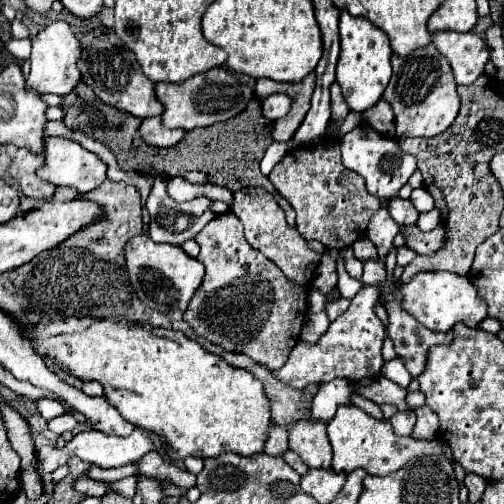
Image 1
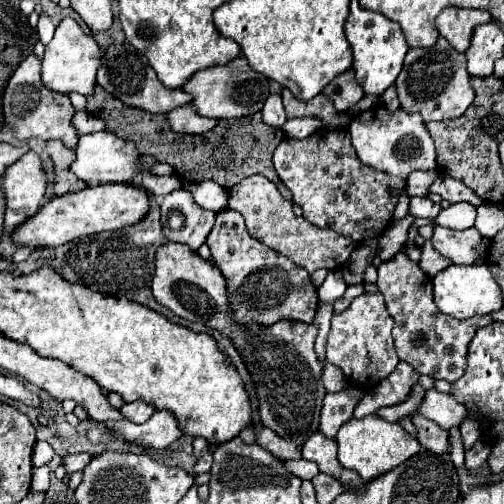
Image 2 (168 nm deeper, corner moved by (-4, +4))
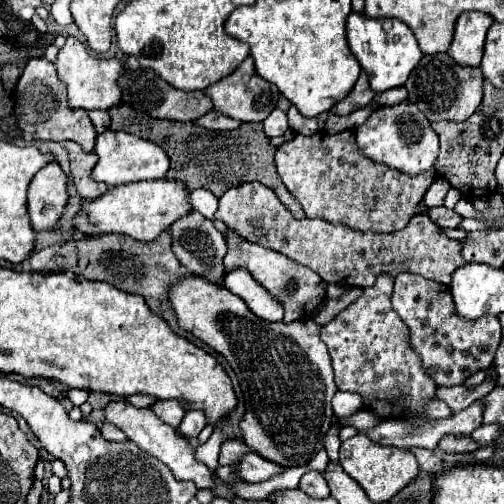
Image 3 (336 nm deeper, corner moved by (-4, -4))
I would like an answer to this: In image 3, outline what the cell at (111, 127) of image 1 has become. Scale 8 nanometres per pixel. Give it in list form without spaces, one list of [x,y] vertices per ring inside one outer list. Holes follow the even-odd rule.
[[[121,104],[121,108],[111,108],[109,114],[113,120],[111,130],[125,130],[125,132],[143,136],[143,138],[159,144],[169,154],[169,158],[171,158],[171,168],[167,172],[169,180],[183,180],[191,190],[205,188],[217,198],[221,198],[221,194],[231,186],[239,186],[241,182],[257,180],[257,182],[265,184],[267,188],[271,188],[295,218],[305,216],[301,204],[297,202],[297,198],[291,196],[291,192],[285,188],[285,184],[281,182],[281,178],[277,174],[275,160],[273,160],[277,148],[273,148],[269,144],[269,138],[263,132],[263,124],[245,122],[237,130],[219,132],[219,130],[201,128],[193,122],[157,120],[157,118],[137,112],[125,104]]]

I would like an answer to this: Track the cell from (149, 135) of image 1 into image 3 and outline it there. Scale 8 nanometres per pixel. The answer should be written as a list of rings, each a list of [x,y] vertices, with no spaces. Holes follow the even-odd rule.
[[[211,110],[211,112],[207,112],[203,118],[199,118],[197,124],[199,124],[199,126],[205,126],[205,128],[211,128],[211,130],[235,130],[235,128],[239,128],[243,122],[233,120],[233,118],[225,116],[225,114],[219,114],[219,112]]]

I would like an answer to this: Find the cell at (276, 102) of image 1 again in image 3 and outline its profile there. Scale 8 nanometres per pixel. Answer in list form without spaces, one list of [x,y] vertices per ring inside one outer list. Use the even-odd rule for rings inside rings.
[[[275,108],[275,110],[263,120],[263,126],[265,126],[265,134],[267,134],[269,138],[273,138],[273,136],[283,136],[285,130],[289,128],[289,126],[287,126],[287,114],[285,114],[283,110]]]

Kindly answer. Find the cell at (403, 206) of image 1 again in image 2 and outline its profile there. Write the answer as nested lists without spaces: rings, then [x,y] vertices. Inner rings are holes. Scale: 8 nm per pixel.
[[[413,196],[411,198],[411,204],[409,204],[409,214],[413,218],[425,218],[425,220],[431,220],[435,218],[437,214],[441,212],[441,206],[431,202],[427,196]]]

